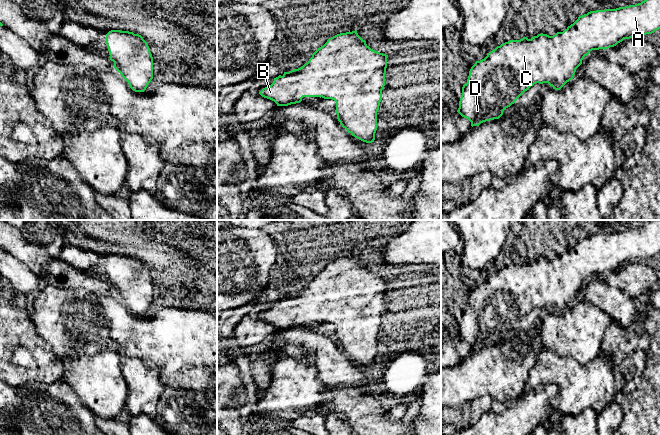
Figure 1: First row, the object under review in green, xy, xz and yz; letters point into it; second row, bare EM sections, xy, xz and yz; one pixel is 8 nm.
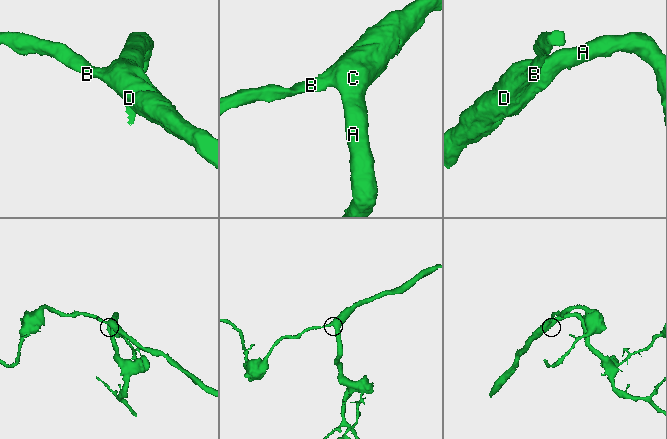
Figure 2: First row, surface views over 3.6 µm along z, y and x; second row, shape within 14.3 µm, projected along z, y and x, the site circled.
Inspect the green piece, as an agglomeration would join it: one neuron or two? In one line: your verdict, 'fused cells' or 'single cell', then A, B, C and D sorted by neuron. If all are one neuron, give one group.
single cell; groups A B C D

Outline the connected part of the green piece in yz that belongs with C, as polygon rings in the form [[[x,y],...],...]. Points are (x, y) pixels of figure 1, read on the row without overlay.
[[[650,220],[635,229],[590,235],[579,240],[563,256],[557,256],[553,260],[541,257],[531,263],[523,261],[520,264],[505,266],[471,291],[467,307],[462,311],[457,336],[467,342],[472,351],[499,343],[506,332],[536,307],[548,307],[553,313],[560,314],[574,302],[576,293],[592,274],[605,274],[624,263],[652,258],[658,253],[660,220]]]

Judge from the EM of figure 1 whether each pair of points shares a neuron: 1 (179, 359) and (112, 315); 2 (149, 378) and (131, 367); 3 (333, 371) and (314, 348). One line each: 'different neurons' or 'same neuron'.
1: same neuron
2: same neuron
3: same neuron

